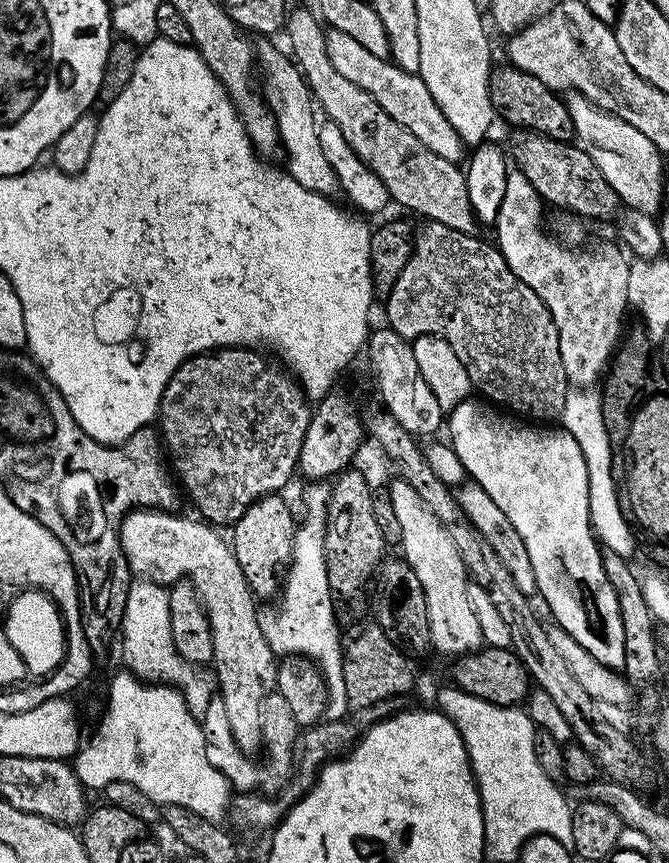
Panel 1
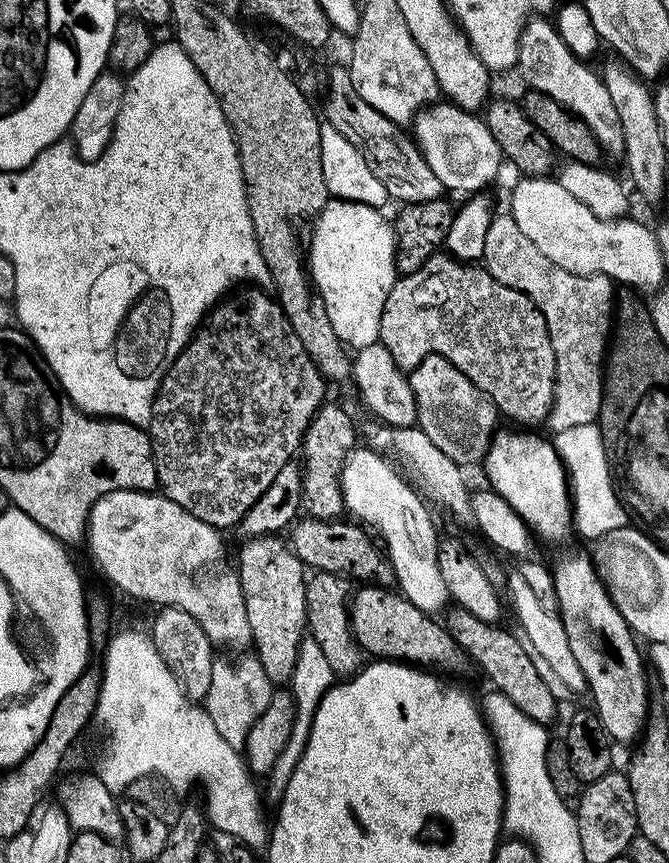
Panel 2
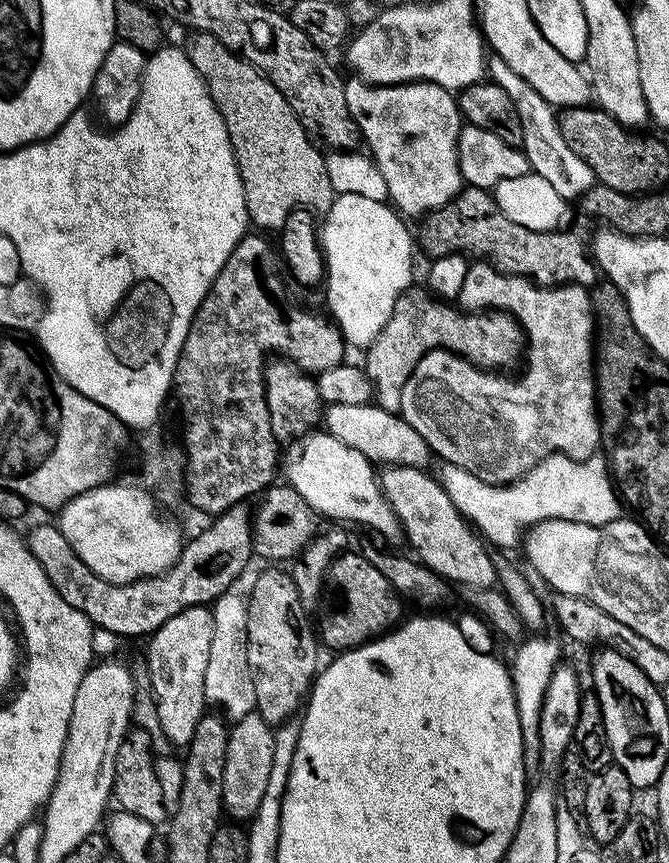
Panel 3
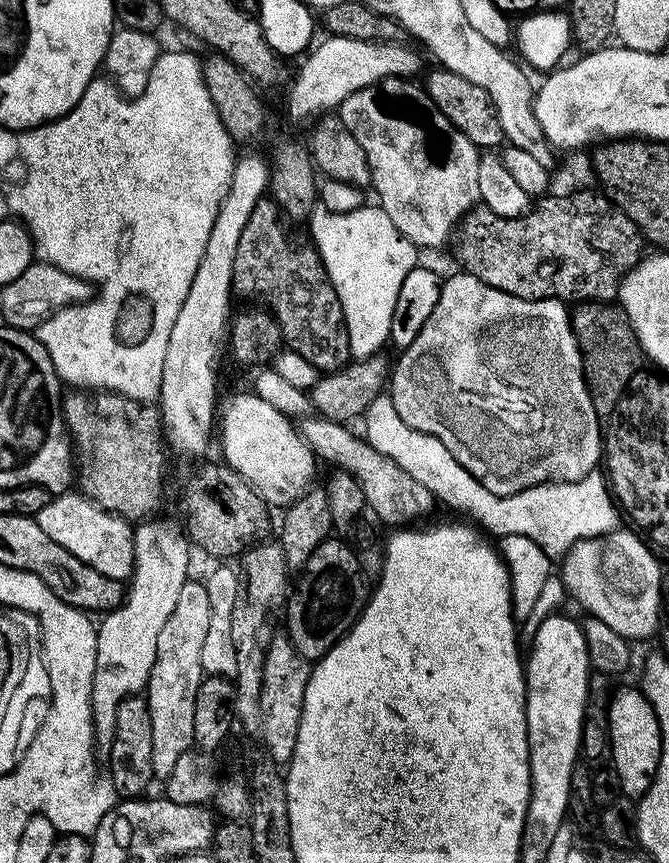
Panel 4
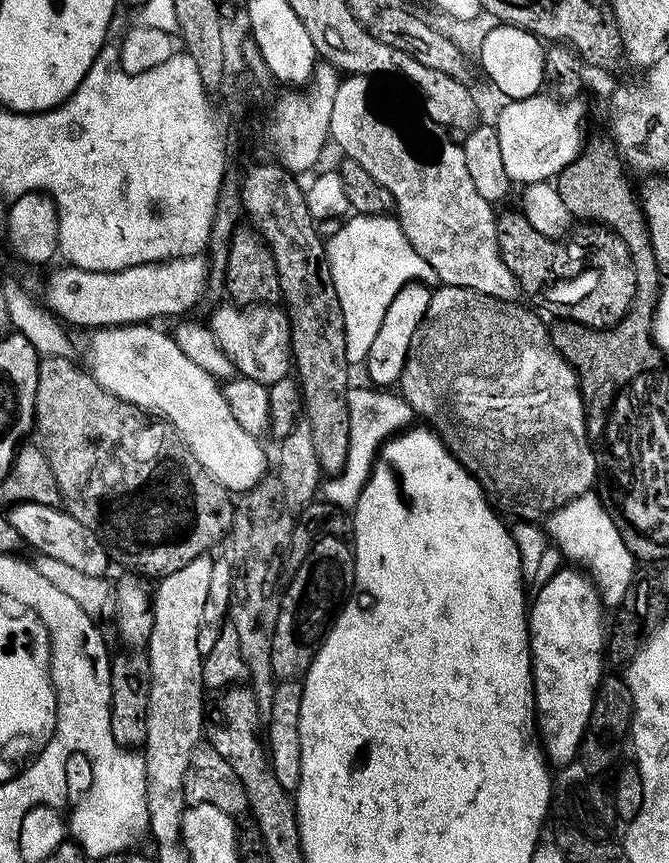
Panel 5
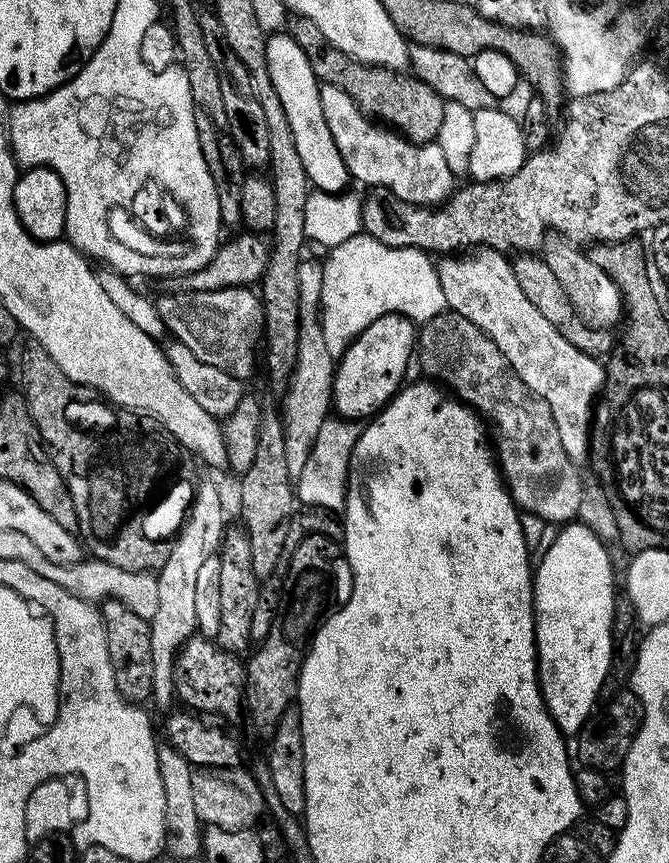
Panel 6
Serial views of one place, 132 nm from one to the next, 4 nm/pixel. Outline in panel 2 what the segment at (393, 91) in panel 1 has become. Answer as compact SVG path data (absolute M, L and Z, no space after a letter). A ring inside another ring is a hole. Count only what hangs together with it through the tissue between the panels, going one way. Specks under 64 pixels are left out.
M451 102L433 103L423 109L414 121L414 140L426 165L434 170L435 177L449 193L476 194L500 172L502 153L494 134L485 126L476 112L468 112Z

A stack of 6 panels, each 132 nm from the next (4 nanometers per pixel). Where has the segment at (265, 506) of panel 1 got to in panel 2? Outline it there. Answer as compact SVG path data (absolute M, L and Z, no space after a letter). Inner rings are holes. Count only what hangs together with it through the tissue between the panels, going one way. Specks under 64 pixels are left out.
M279 535L254 536L240 548L240 585L246 598L246 622L250 622L251 647L266 670L266 678L280 686L291 681L298 662L300 644L306 639L306 565L292 551L291 543ZM305 572L305 574L304 574Z

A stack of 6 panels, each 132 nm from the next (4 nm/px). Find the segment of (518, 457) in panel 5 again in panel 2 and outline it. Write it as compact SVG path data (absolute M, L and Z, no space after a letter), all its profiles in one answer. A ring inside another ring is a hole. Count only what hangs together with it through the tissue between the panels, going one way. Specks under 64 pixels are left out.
M510 214L493 215L492 225L486 234L486 250L482 264L498 282L523 290L546 318L550 342L554 342L556 359L556 389L552 413L546 421L547 427L552 427L551 431L558 433L574 426L593 423L600 414L600 403L604 393L606 349L609 347L610 333L614 327L614 282L608 276L597 272L579 276L570 270L562 270L562 266L554 266L554 262L550 262L550 258L546 258L546 254L542 254L542 250L538 250L538 246L534 246L534 242L530 242L530 238L522 234L522 230L518 230ZM427 356L408 376L416 399L416 424L454 463L479 465L497 431L498 413L486 396L446 358Z

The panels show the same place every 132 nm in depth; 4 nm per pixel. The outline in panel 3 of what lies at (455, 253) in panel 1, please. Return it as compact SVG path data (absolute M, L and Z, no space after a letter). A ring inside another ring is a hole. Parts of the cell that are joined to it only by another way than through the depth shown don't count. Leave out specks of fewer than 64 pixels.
M409 290L398 298L386 326L363 353L362 367L372 383L375 403L382 410L399 413L406 378L410 378L420 359L436 348L447 348L485 370L508 370L504 368L521 363L526 352L526 333L515 316L504 310L464 313L452 307L456 306L433 298L424 290Z

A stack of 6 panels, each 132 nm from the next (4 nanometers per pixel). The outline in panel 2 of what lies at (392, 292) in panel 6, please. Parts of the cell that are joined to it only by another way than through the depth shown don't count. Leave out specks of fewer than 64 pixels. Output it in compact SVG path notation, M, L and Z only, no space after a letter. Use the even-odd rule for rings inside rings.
M329 199L312 230L310 279L328 303L330 326L349 349L359 350L380 339L382 306L396 285L396 233L379 208L356 201Z

